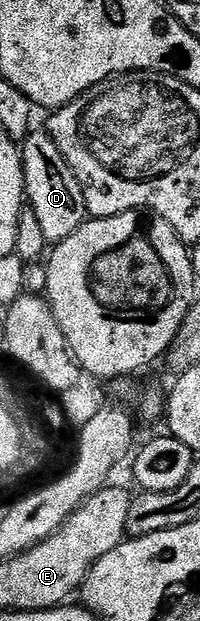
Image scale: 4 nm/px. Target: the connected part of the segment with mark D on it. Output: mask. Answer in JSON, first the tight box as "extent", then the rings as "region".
{"extent":[22,130,88,246],"region":[[[36,130],[22,144],[24,161],[24,190],[27,203],[38,214],[38,222],[42,222],[42,234],[46,234],[49,245],[55,246],[60,241],[70,238],[84,225],[88,216],[88,207],[82,186],[70,170],[70,162],[58,150],[54,138],[47,131]]]}

